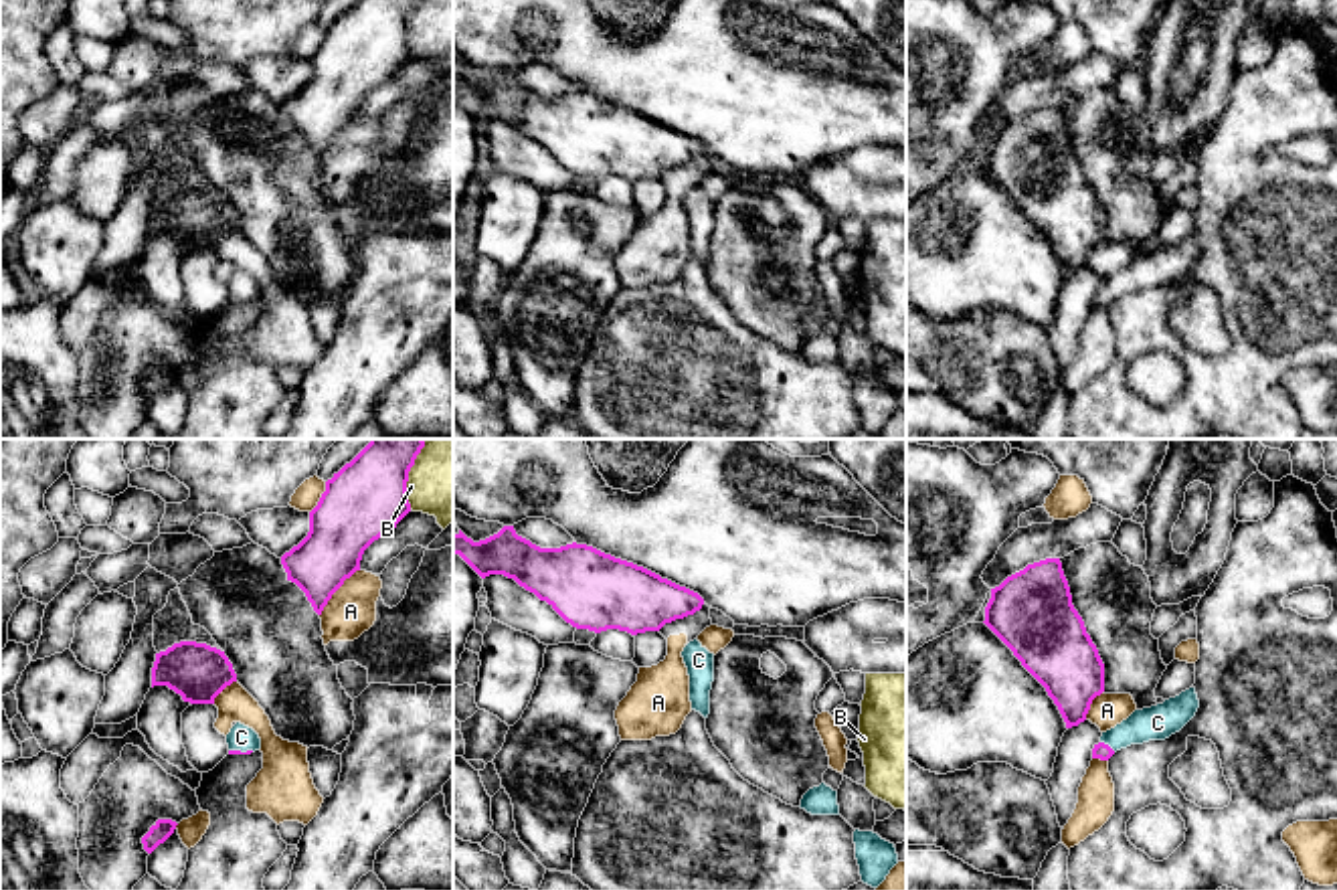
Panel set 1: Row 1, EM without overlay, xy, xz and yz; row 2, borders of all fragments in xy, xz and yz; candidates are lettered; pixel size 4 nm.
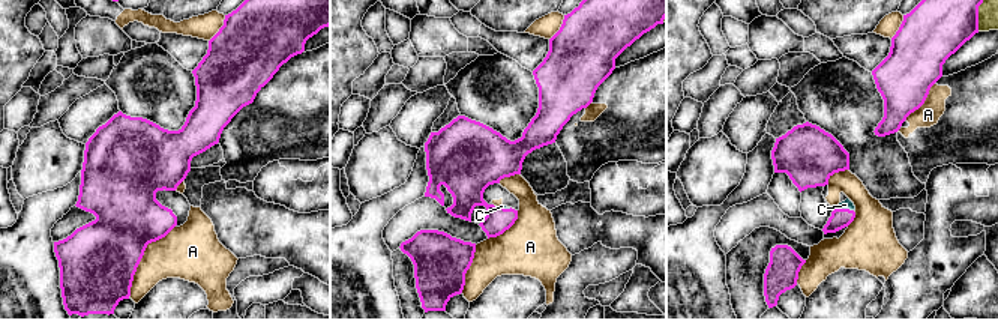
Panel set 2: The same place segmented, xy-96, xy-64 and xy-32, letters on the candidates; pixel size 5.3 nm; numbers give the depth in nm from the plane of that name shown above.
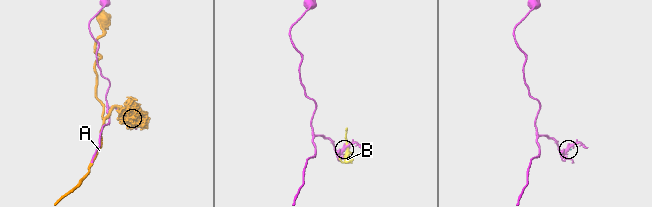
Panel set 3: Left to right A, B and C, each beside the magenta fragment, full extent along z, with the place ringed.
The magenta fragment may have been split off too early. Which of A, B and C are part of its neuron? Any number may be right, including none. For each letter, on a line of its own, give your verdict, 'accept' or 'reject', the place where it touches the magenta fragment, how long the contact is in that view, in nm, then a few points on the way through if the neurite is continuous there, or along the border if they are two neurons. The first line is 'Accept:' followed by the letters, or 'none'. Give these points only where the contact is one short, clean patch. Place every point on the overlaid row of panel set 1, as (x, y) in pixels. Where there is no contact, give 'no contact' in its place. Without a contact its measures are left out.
Accept: C
A: reject; contact xy (336, 589); length 240 nm
B: reject; contact xy (407, 474); length 280 nm
C: accept; contact yz (1107, 745); length 80 nm; way yz (1101, 751), (1107, 745), (1129, 731), (1157, 723)

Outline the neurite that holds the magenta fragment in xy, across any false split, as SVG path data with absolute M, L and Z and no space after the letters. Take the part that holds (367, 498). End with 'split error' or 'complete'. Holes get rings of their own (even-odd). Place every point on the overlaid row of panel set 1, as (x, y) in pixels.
M370 439L350 463L326 481L326 492L309 512L307 536L281 556L287 581L305 593L318 615L344 581L360 570L364 550L394 530L411 512L407 481L423 447L423 439Z; complete

